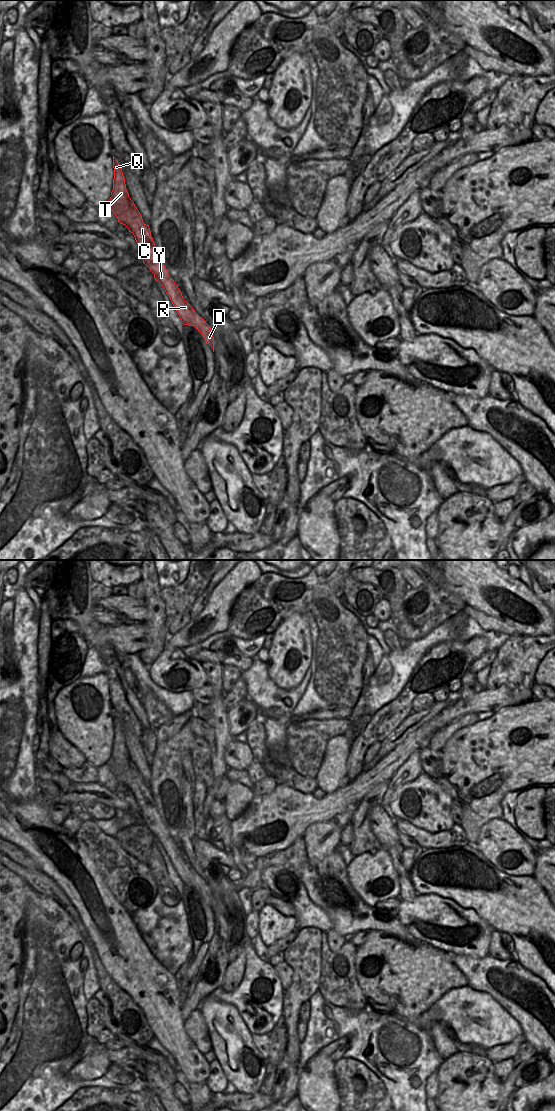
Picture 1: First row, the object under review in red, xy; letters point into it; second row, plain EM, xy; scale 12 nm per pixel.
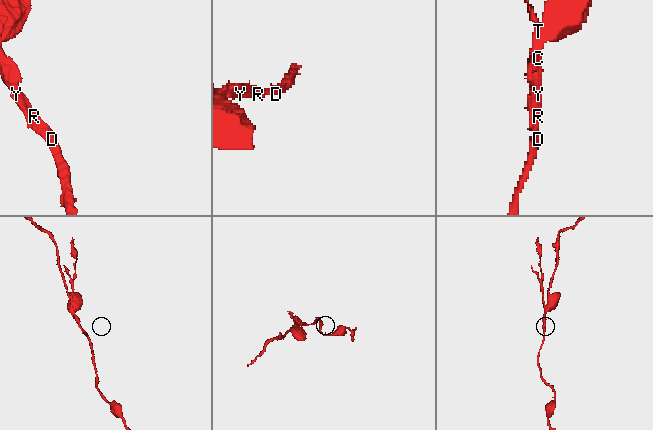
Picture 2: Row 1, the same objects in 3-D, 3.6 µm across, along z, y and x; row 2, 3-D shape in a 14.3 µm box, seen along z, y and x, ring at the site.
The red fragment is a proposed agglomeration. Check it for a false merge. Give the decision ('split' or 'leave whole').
split

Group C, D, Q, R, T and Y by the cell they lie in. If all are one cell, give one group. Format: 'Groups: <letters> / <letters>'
Groups: C D R Y / Q T

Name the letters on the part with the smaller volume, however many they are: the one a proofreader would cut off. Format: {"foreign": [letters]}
{"foreign": ["Q", "T"]}

